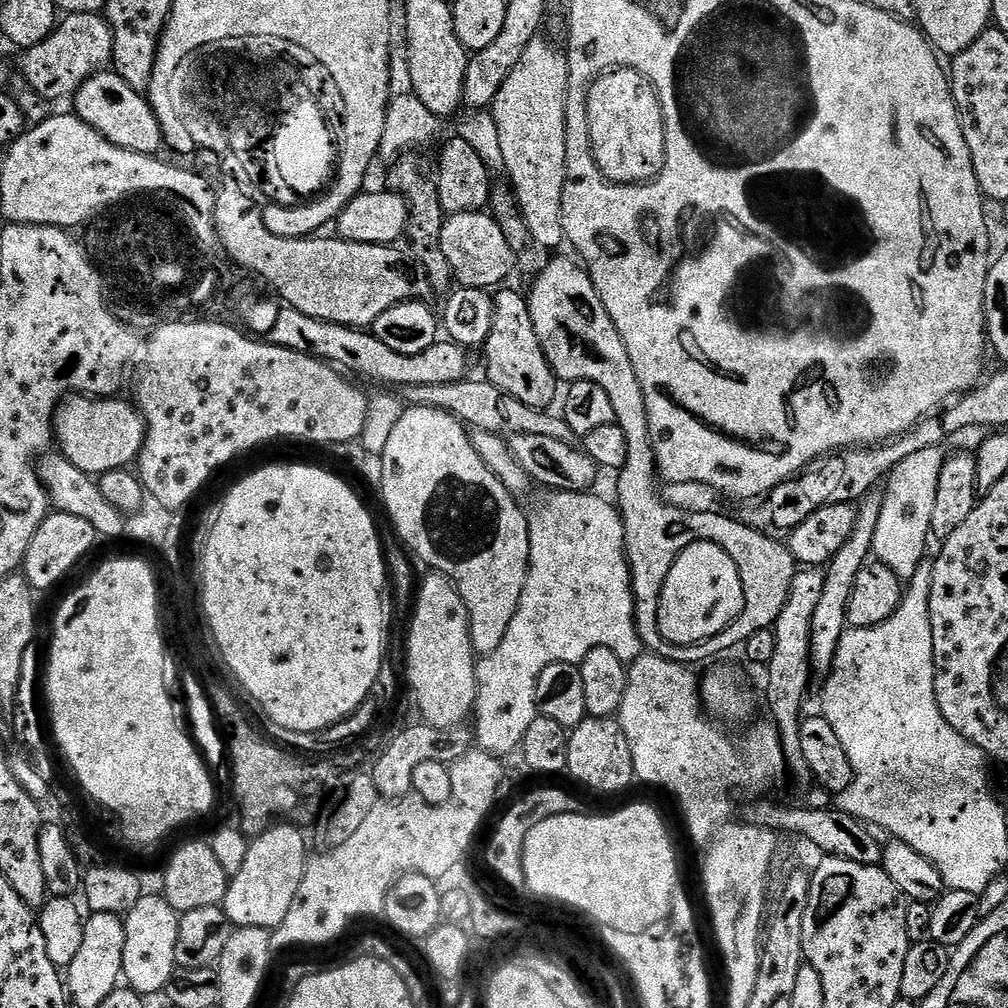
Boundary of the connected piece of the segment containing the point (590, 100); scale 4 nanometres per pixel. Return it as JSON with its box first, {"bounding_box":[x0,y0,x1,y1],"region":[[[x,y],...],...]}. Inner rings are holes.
{"bounding_box":[587,68,665,184],"region":[[[624,68],[597,77],[587,96],[587,120],[592,154],[609,183],[636,184],[655,179],[665,162],[665,126],[660,99],[644,75]]]}

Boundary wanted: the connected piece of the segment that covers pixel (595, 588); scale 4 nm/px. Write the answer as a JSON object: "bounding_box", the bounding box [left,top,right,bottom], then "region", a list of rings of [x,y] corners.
{"bounding_box":[474,490,642,758],"region":[[[552,490],[549,495],[536,508],[536,513],[528,516],[528,533],[530,534],[530,562],[528,563],[528,577],[526,586],[522,590],[522,598],[518,602],[518,610],[514,610],[514,618],[510,618],[510,630],[506,630],[506,638],[502,638],[502,643],[498,645],[498,650],[494,650],[489,656],[477,659],[476,662],[476,706],[474,709],[474,744],[479,751],[488,752],[492,756],[507,758],[511,752],[515,753],[524,741],[526,730],[530,730],[530,722],[537,718],[536,711],[536,687],[538,678],[542,678],[542,670],[546,666],[555,664],[575,664],[580,665],[590,654],[590,650],[595,648],[609,648],[622,658],[622,662],[627,666],[632,661],[642,655],[642,645],[640,635],[636,629],[634,619],[634,605],[632,603],[632,574],[628,567],[628,554],[624,550],[624,519],[620,516],[620,509],[615,504],[602,502],[596,498],[591,491],[586,492],[565,492]]]}

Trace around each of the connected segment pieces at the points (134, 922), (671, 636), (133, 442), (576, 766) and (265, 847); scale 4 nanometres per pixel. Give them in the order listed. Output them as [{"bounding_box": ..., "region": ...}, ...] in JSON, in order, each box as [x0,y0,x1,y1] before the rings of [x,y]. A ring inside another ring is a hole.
[{"bounding_box":[122,894,181,998],"region":[[[145,894],[123,917],[126,930],[126,950],[122,954],[123,979],[127,987],[142,998],[149,998],[155,992],[163,993],[177,975],[174,950],[178,950],[178,926],[181,913],[170,906],[163,895]]]},{"bounding_box":[659,540,744,645],"region":[[[709,540],[698,541],[678,555],[664,579],[659,596],[659,633],[672,645],[696,645],[721,633],[742,612],[744,602],[744,583],[730,554]]]},{"bounding_box":[54,395,144,478],"region":[[[70,395],[64,397],[56,407],[54,440],[59,451],[78,470],[87,476],[99,478],[105,472],[119,468],[127,469],[128,464],[139,457],[144,445],[144,417],[140,409],[121,398],[93,398]]]},{"bounding_box":[567,716,636,792],"region":[[[588,716],[568,734],[567,775],[572,775],[592,792],[624,792],[636,780],[630,742],[622,734],[619,719],[607,716]]]},{"bounding_box":[223,824,310,930],"region":[[[281,824],[269,828],[249,843],[246,863],[242,870],[228,881],[223,910],[226,918],[236,928],[267,928],[275,930],[294,903],[294,894],[304,877],[305,867],[310,859],[304,836],[299,827]]]}]

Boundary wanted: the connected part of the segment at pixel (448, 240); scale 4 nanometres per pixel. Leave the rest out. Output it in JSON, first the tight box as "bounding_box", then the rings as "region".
{"bounding_box":[442,210,518,289],"region":[[[484,210],[451,213],[442,226],[442,250],[452,267],[455,283],[462,288],[495,289],[507,281],[504,279],[518,264],[516,251],[506,242],[496,217]]]}

